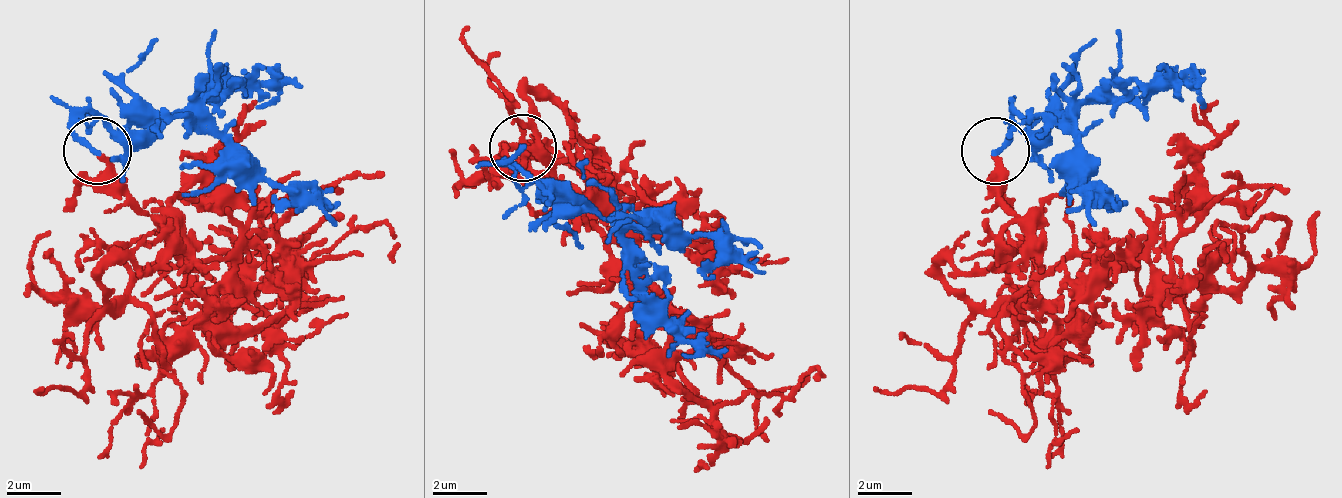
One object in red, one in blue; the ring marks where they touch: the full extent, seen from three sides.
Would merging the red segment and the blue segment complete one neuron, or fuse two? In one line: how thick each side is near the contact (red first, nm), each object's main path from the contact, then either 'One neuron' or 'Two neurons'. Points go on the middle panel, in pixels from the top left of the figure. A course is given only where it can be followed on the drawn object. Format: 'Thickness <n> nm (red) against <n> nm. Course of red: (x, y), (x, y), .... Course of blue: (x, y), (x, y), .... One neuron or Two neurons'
Thickness 280 nm (red) against 190 nm. Course of red: (521, 146), (622, 186), (635, 294), (669, 334), (676, 382), (703, 402), (784, 395), (811, 368), (817, 382). Course of blue: (521, 146), (507, 166), (568, 186), (602, 213), (649, 227), (730, 240), (763, 274). One neuron

